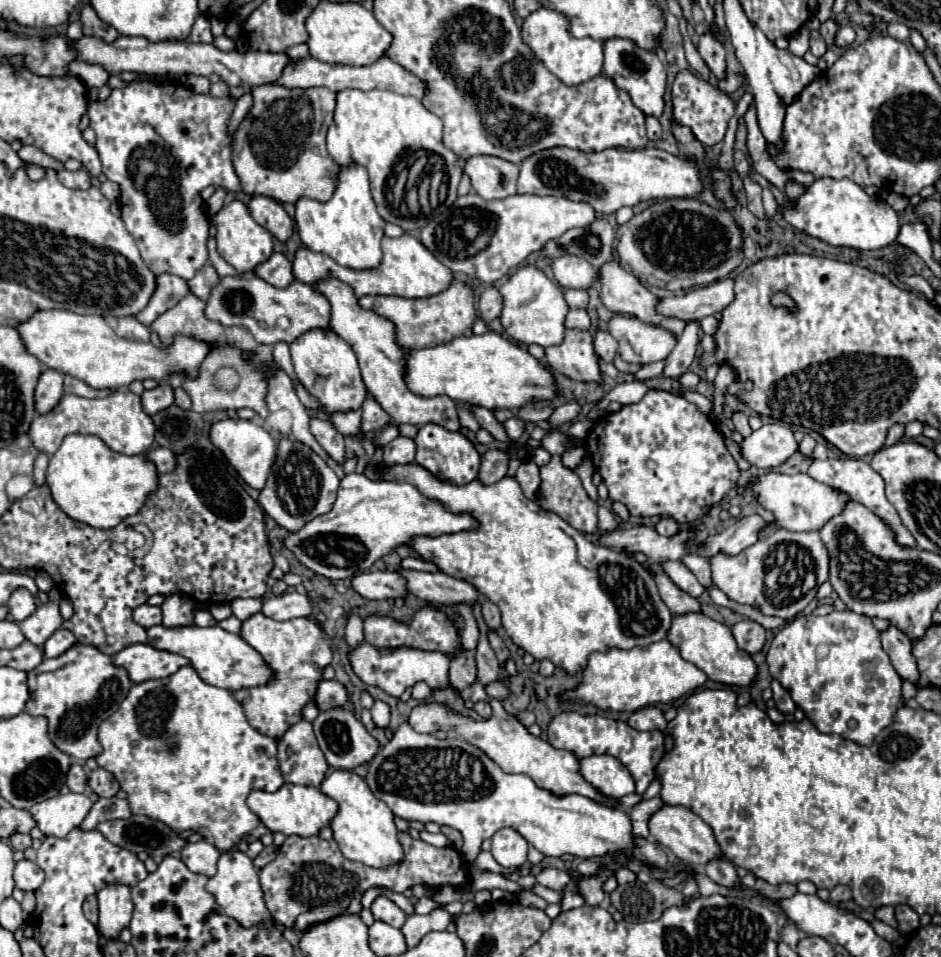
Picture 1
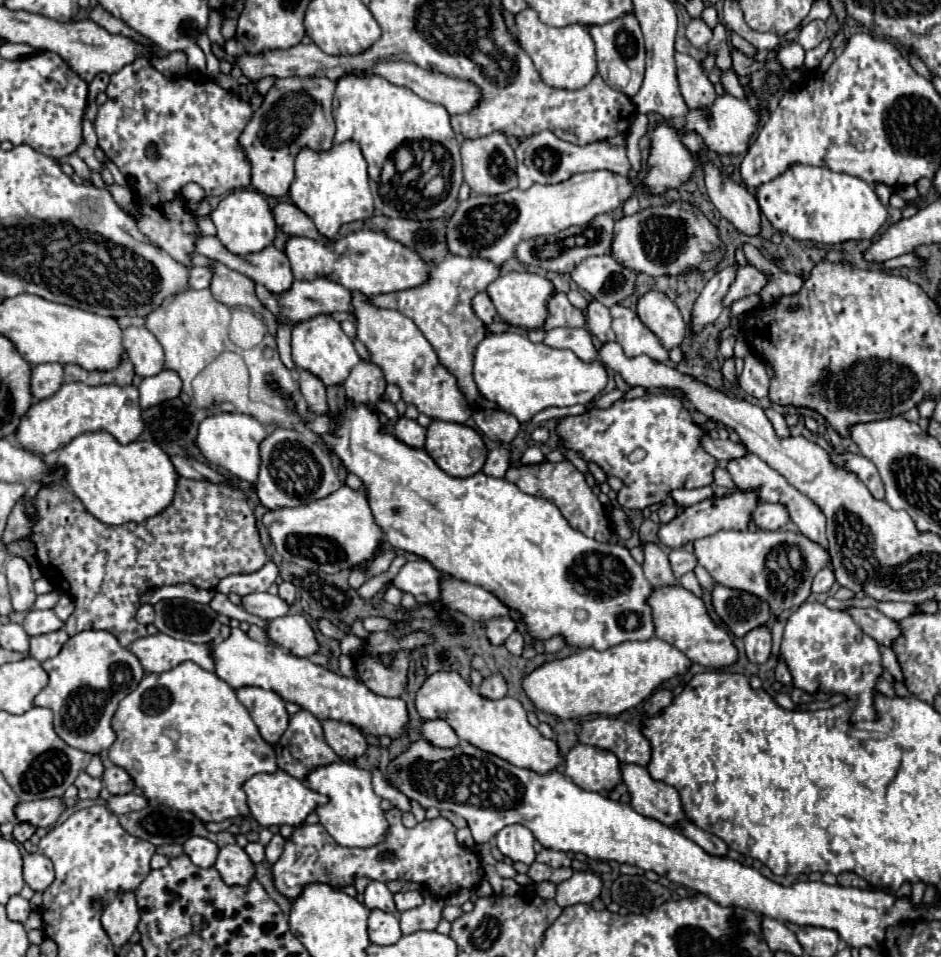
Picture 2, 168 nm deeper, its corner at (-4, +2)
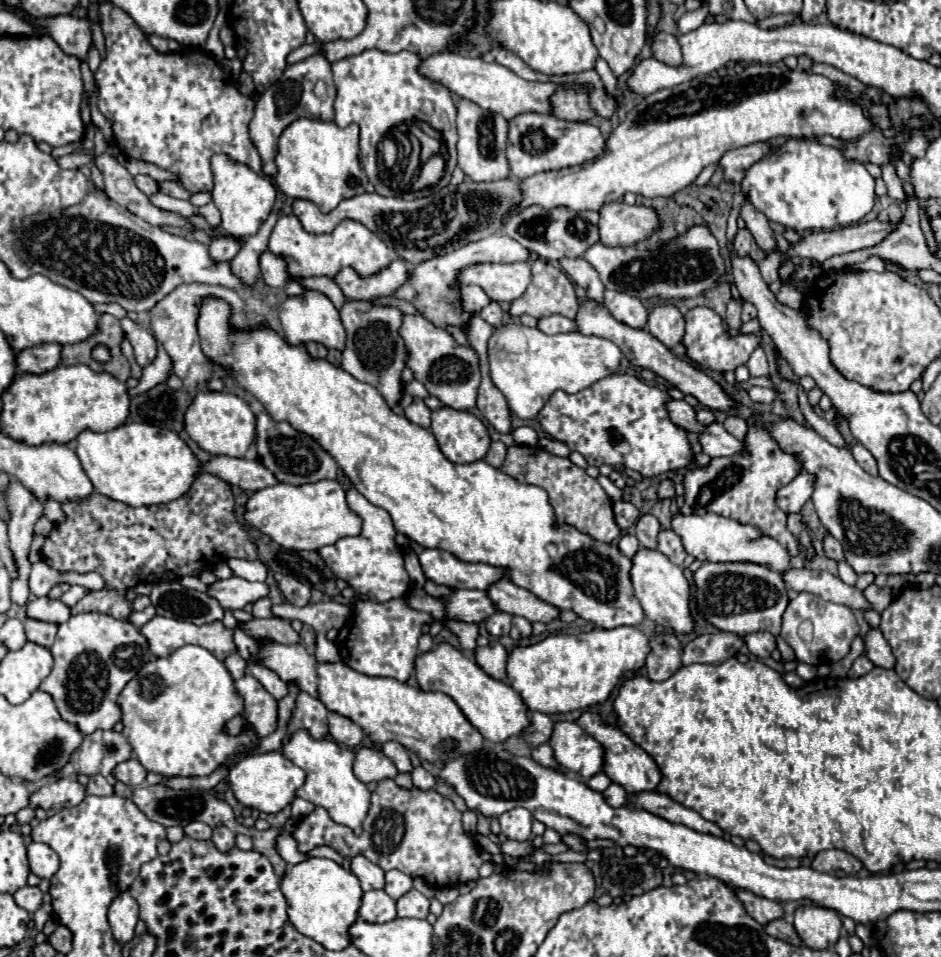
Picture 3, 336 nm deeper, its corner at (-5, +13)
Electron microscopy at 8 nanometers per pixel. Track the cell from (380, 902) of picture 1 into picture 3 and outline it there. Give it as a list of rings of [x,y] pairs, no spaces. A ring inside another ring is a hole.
[[[356,855],[350,859],[350,867],[354,875],[360,879],[362,891],[372,891],[372,889],[382,889],[384,887],[384,871],[368,861],[364,855]]]

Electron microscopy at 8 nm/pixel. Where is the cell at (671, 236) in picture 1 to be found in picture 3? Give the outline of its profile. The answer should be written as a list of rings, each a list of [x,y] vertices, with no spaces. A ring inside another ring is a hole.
[[[614,201],[600,207],[600,243],[630,247],[650,237],[658,227],[660,219],[654,209],[642,205],[626,205]]]

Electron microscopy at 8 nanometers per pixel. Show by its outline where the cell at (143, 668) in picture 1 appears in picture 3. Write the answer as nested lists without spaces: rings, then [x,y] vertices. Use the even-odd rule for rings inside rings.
[[[156,615],[140,631],[148,639],[150,651],[156,657],[168,657],[170,653],[174,653],[176,649],[180,649],[184,645],[200,645],[200,647],[206,647],[218,661],[224,661],[228,655],[236,653],[234,629],[226,629],[222,625],[222,621],[212,621],[212,625],[192,625],[188,621],[180,621],[180,619],[170,619],[170,617]]]

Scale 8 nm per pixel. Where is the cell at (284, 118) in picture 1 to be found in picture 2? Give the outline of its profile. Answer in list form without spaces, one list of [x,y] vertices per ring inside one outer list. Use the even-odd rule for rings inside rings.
[[[295,76],[295,78],[275,80],[273,88],[263,98],[263,104],[255,110],[251,122],[239,136],[239,146],[251,164],[251,186],[257,192],[273,198],[285,196],[287,188],[291,188],[291,180],[295,180],[295,152],[299,152],[299,148],[315,148],[315,152],[327,152],[327,148],[333,148],[333,134],[335,134],[335,120],[331,114],[333,92],[335,92],[335,82],[327,78]]]

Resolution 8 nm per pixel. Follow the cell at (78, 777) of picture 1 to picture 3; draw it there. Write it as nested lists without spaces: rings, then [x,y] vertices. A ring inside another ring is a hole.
[[[94,775],[86,787],[86,791],[90,795],[114,795],[114,787],[102,777],[102,775]]]

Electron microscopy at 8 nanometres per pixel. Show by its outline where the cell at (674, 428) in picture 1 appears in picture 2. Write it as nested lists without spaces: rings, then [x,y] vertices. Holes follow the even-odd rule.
[[[647,392],[635,400],[617,400],[607,410],[567,416],[557,426],[557,432],[565,446],[577,450],[585,460],[595,460],[605,474],[617,476],[623,482],[617,502],[625,510],[663,504],[677,488],[693,490],[713,484],[717,460],[705,452],[701,444],[703,428],[695,424],[683,398],[675,394]]]

